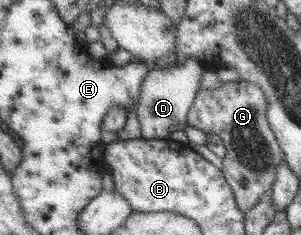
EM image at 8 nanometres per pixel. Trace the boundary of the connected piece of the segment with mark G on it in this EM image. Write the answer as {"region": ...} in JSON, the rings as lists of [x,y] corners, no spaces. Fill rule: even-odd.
{"region":[[[239,78],[223,83],[215,90],[200,88],[187,115],[188,126],[200,128],[207,134],[217,134],[223,140],[227,153],[222,171],[233,189],[237,206],[246,214],[268,190],[272,190],[278,164],[284,158],[267,118],[268,106],[261,87]]]}

